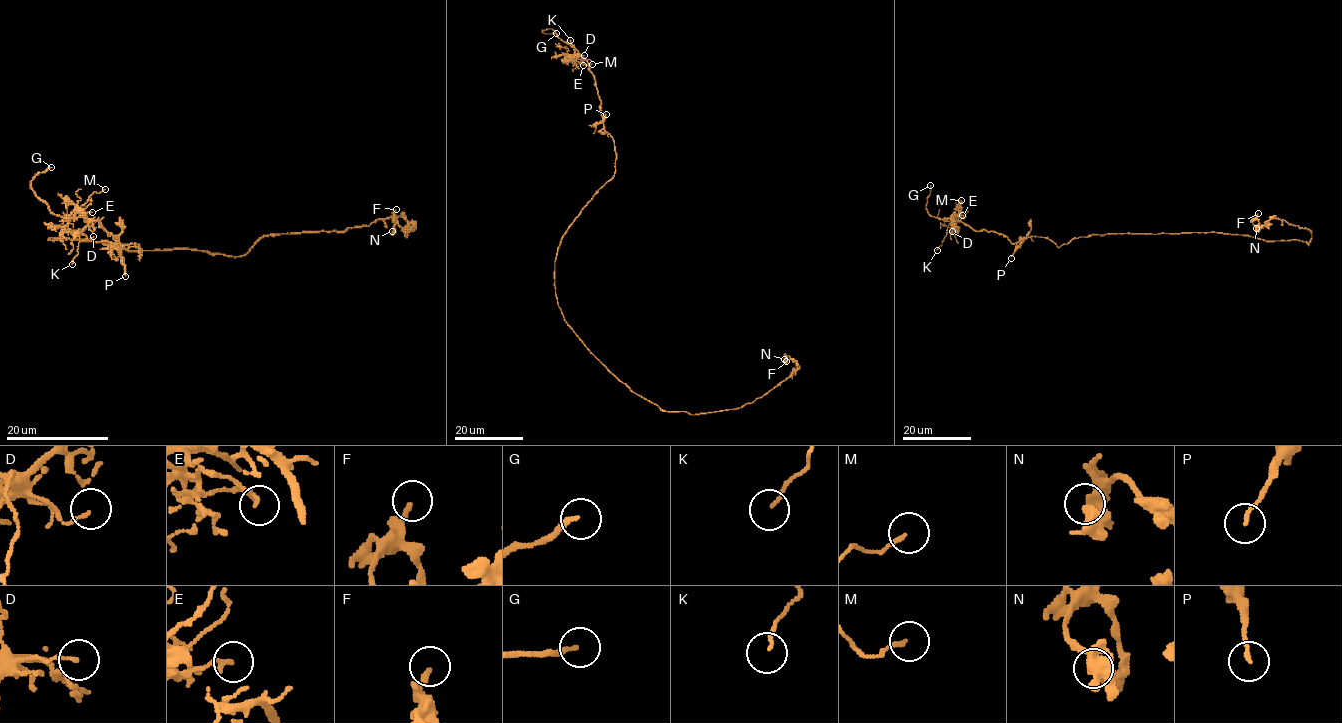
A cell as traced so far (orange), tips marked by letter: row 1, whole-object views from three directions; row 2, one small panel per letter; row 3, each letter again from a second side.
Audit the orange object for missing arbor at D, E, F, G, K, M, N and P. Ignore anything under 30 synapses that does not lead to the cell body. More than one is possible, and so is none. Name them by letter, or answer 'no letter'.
G

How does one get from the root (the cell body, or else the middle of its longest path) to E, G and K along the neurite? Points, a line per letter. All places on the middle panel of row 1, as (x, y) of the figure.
E: (555, 293), (561, 237), (615, 171), (613, 138), (605, 130), (594, 76), (579, 55), (576, 60), (583, 65)
G: (555, 293), (561, 237), (612, 177), (616, 158), (594, 76), (573, 47), (553, 29), (543, 30), (556, 33)
K: (555, 293), (554, 261), (561, 237), (612, 177), (616, 158), (613, 138), (605, 130), (594, 76), (570, 40)

